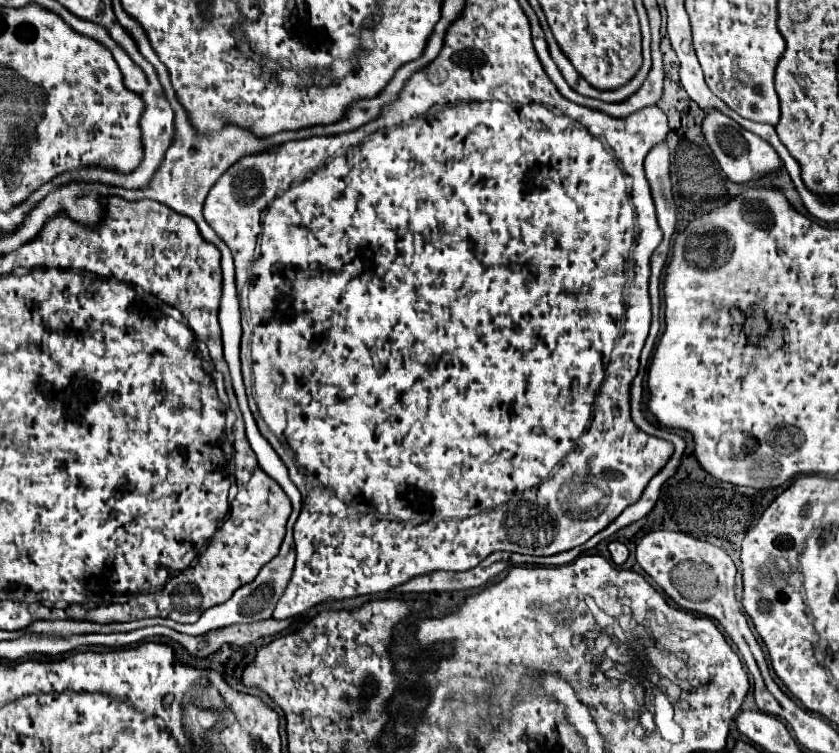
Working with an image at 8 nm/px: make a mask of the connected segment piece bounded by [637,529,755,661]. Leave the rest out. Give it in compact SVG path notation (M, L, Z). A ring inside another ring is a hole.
M651 531L637 543L637 563L649 573L657 585L681 607L687 611L697 611L701 615L713 617L723 625L727 635L737 643L743 659L755 661L747 641L741 635L741 625L747 621L742 612L741 603L735 595L735 576L737 569L731 557L707 541L695 539L687 533L677 531ZM703 595L711 595L703 599Z

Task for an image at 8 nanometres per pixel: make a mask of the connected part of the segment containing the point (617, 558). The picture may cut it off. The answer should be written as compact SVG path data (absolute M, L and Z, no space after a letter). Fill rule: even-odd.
M611 541L611 543L609 543L609 551L611 551L611 557L613 557L613 561L615 561L617 565L621 565L621 563L627 559L627 555L629 555L627 547L625 547L621 541Z

